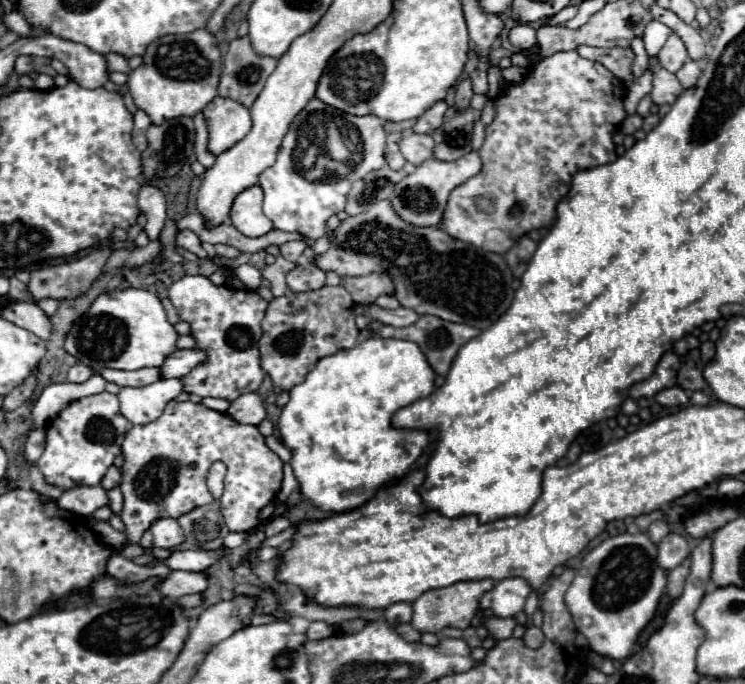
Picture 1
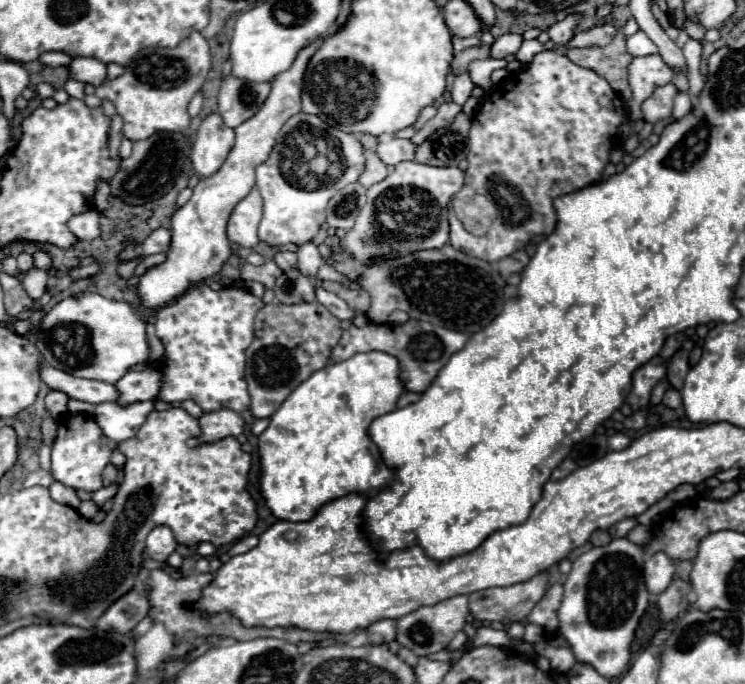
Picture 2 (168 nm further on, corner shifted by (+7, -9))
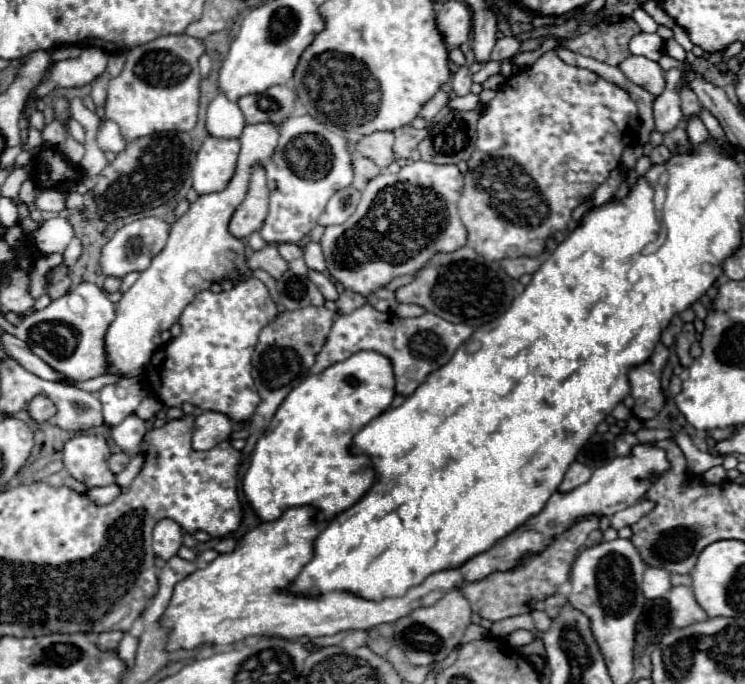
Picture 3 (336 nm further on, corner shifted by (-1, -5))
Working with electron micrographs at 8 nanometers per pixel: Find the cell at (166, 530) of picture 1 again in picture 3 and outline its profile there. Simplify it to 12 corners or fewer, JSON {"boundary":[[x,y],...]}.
{"boundary":[[174,520],[154,526],[154,552],[170,560],[182,546]]}

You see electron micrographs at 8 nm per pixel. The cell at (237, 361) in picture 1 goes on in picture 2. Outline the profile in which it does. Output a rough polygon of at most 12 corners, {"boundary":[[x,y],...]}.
{"boundary":[[196,284],[156,312],[158,400],[250,406],[246,348],[264,306]]}

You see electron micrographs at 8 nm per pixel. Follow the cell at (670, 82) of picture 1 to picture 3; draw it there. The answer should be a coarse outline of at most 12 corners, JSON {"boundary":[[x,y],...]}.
{"boundary":[[682,70],[666,72],[666,90],[654,102],[656,130],[666,134],[680,124],[676,84]]}

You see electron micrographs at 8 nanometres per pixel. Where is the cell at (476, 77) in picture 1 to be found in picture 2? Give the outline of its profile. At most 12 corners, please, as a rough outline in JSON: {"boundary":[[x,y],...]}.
{"boundary":[[468,72],[458,74],[452,100],[462,106],[472,96],[474,82]]}

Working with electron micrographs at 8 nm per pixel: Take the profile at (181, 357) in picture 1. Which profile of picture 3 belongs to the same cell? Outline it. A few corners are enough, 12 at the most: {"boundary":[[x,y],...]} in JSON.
{"boundary":[[140,378],[100,390],[104,426],[136,412],[148,392]]}

